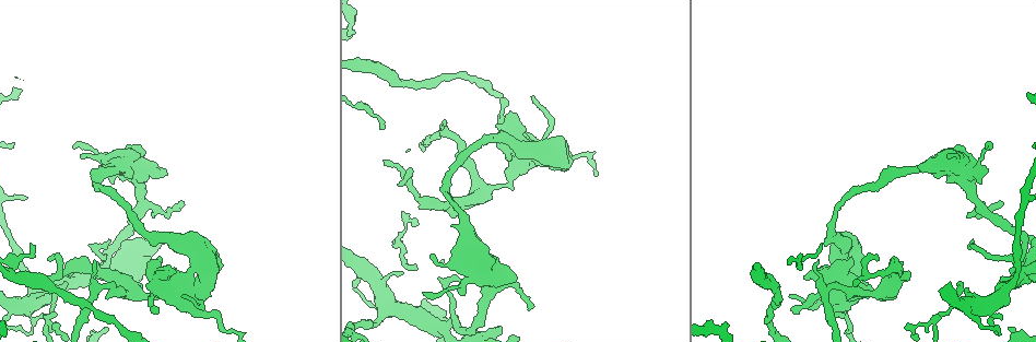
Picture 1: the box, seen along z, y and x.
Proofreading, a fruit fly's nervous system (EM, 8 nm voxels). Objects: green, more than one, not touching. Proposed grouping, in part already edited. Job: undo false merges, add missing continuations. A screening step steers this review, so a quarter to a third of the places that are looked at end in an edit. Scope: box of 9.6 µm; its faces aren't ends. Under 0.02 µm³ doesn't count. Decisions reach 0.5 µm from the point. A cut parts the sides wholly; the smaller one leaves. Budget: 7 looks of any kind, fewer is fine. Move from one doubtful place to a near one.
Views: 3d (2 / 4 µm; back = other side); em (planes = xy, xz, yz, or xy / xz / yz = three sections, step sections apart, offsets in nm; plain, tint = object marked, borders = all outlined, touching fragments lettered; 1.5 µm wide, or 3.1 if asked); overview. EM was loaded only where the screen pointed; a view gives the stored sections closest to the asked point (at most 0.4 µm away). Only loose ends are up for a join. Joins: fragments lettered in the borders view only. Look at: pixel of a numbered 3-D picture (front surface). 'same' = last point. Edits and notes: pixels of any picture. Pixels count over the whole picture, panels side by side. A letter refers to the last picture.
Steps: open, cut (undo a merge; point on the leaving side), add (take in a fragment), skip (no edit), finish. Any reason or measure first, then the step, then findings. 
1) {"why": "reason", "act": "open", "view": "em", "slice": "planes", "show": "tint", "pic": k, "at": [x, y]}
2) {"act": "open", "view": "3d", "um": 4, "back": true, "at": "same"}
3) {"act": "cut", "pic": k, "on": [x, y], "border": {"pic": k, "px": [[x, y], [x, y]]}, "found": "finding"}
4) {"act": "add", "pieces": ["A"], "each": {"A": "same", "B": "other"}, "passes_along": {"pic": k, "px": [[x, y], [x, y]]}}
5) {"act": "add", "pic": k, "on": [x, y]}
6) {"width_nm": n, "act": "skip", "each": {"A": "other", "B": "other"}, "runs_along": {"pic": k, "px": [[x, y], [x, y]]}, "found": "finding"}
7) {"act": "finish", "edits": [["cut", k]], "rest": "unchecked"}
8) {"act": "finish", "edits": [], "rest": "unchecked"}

{"why": "sudden change in width", "act": "open", "view": "3d", "um": 2, "back": true, "pic": 1, "at": [512, 176]}

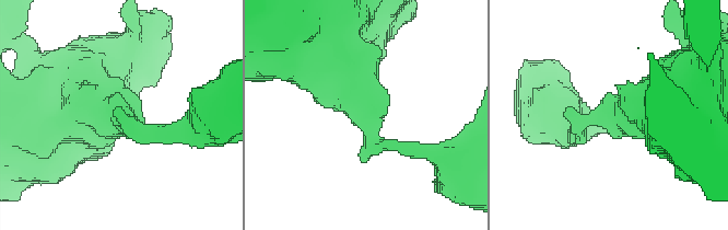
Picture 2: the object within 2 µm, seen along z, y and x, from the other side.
{"arm_widths_nm": [240, 600], "act": "open", "view": "em", "slice": "planes", "show": "borders", "pic": 2, "at": [603, 119]}

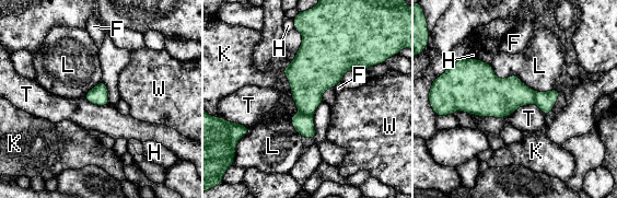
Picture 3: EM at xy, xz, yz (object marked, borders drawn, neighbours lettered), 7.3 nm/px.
{"longest_contact_nm": ["L", 550], "act": "cut", "pic": 3, "on": [304, 125], "each": {"F": "other", "H": "other", "K": "other", "L": "other", "T": "other", "W": "other"}, "border": {"pic": 3, "px": [[301, 113], [312, 116]]}, "found": "a second neuron is stuck on"}

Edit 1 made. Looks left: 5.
{"why": "redraw", "act": "open", "view": "overview"}

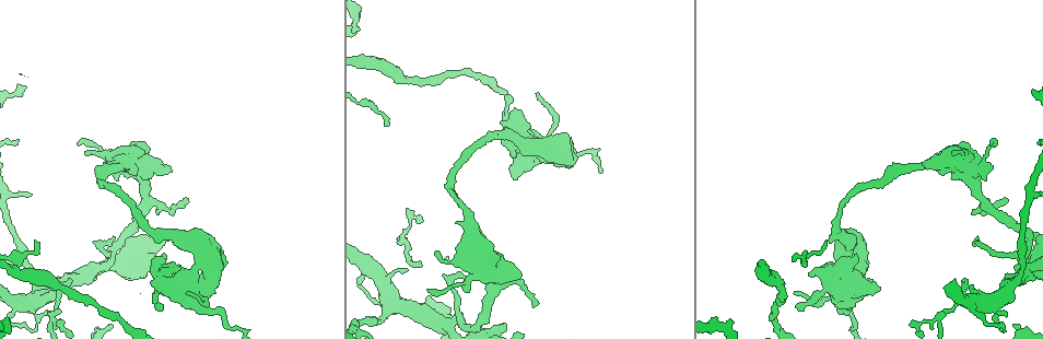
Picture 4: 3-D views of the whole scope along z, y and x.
{"why": "free end", "act": "open", "view": "em", "slice": "xz", "step": 4, "show": "tint", "pic": 4, "at": [90, 153]}

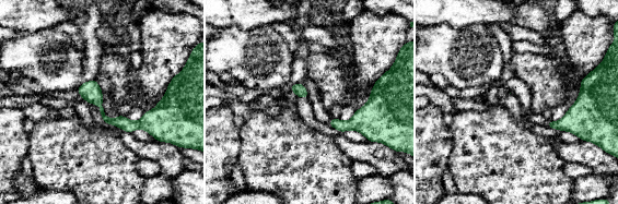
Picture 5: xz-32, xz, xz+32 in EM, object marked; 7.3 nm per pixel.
{"why": "cut it another way", "act": "open", "view": "em", "slice": "planes", "show": "borders", "at": "same"}

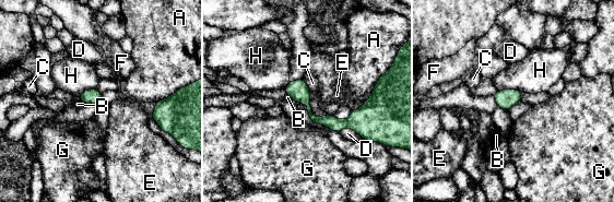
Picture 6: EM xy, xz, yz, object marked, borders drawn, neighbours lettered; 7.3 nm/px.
{"width_nm": 110, "act": "skip", "each": {"A": "other", "B": "other", "C": "other", "D": "other", "E": "other", "F": "other", "G": "other", "H": "other"}, "border": {"pic": 6, "px": [[303, 79], [309, 90]]}, "found": "none of them fits"}

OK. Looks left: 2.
{"act": "finish", "edits": [["cut", 3]], "rest": "unchecked"}

